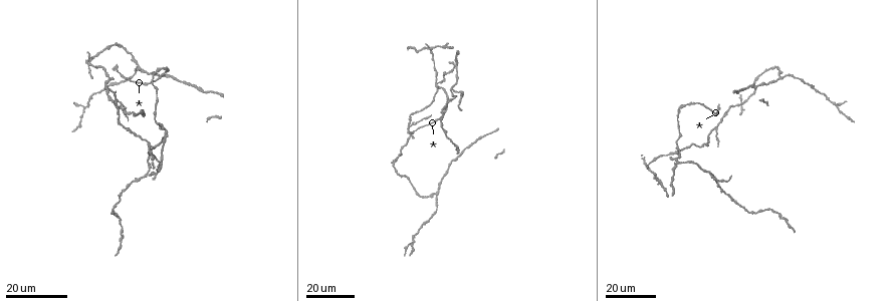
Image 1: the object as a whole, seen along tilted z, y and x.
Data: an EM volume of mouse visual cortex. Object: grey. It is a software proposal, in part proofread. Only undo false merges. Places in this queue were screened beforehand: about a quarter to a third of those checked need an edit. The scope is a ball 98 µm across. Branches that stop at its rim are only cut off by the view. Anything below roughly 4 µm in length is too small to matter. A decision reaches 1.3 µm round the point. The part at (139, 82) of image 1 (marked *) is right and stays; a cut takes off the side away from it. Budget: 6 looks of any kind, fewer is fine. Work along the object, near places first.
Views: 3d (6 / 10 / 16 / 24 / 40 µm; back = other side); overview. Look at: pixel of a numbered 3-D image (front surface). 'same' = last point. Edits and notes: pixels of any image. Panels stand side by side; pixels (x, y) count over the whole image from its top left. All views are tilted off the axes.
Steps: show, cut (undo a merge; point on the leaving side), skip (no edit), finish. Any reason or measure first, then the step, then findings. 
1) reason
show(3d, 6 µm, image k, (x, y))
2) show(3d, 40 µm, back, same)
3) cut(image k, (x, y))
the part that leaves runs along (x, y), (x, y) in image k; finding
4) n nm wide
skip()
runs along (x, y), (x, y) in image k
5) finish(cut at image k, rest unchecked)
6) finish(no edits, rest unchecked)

two arms in line, one across
show(3d, 16 µm, image 1, (438, 192))

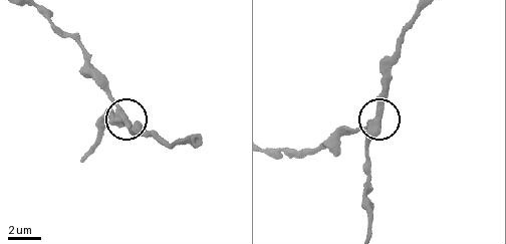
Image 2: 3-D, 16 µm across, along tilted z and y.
show(3d, 6 µm, image 2, (378, 125))

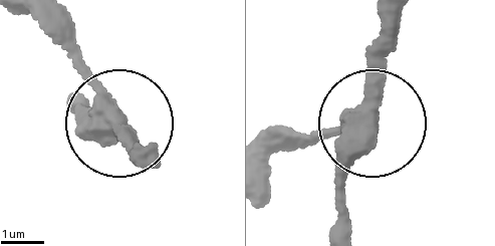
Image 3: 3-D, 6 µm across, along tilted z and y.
420 nm wide
skip()
all the same neuron

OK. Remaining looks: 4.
small branch off a trunk
show(3d, 16 µm, image 1, (409, 125))

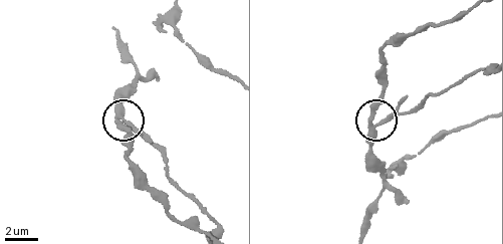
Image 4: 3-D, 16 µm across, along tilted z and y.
show(3d, 6 µm, image 4, (381, 121))

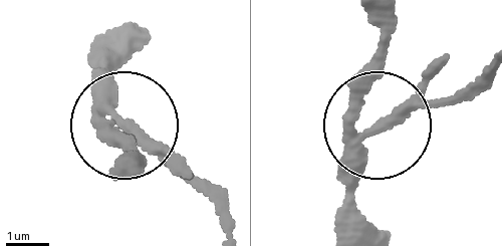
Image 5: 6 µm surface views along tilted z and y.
250 nm wide
cut(image 5, (150, 144))
the part that leaves runs along (105, 102), (216, 204), (220, 233) in image 5; two neurons meet here

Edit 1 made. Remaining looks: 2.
finish(cut at image 5, rest unchecked)

